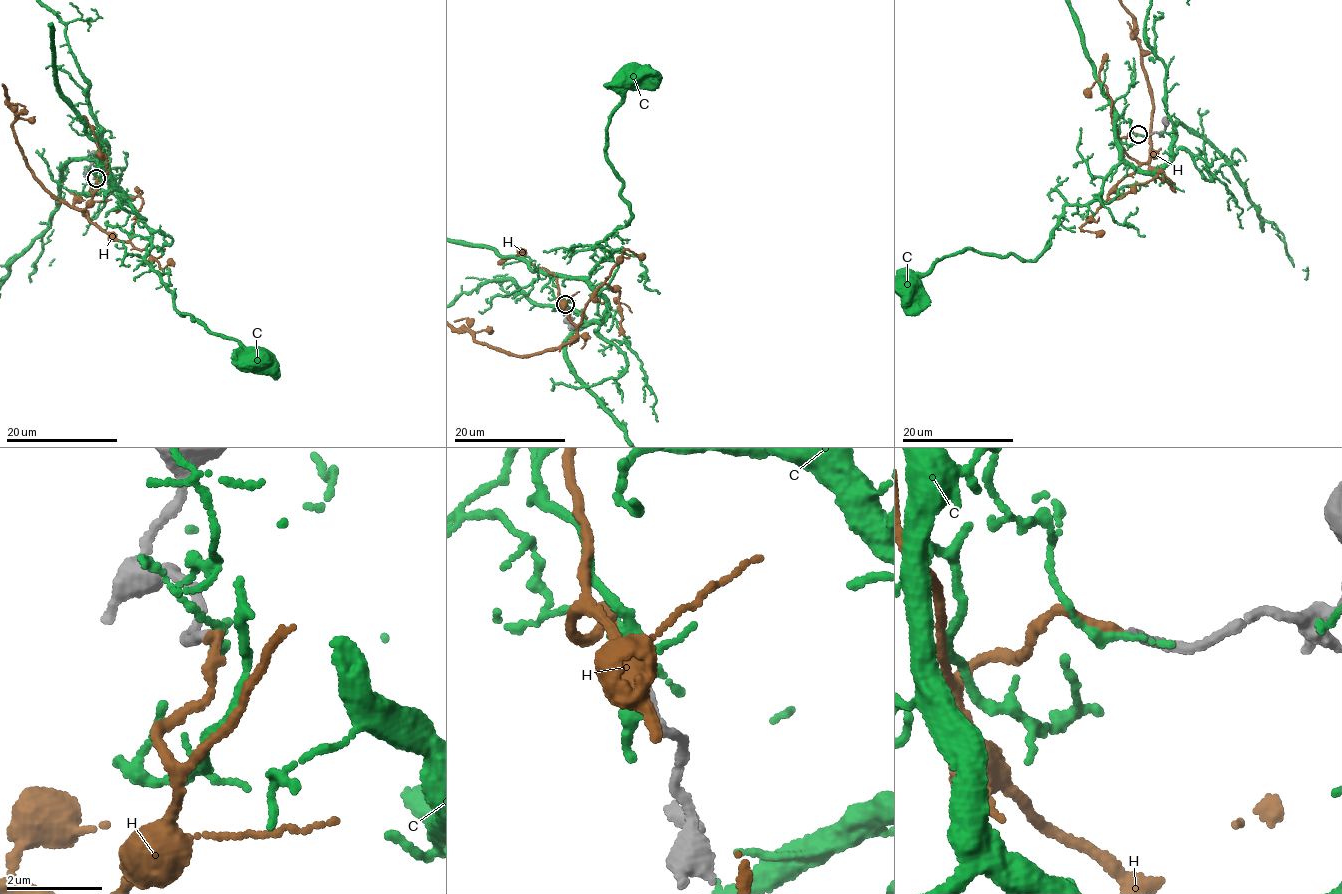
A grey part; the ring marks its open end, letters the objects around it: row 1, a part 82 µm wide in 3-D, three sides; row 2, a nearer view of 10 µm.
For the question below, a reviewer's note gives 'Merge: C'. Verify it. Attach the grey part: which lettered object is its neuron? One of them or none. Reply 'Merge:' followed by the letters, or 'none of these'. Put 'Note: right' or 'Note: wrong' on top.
Note: wrong
Merge: H

